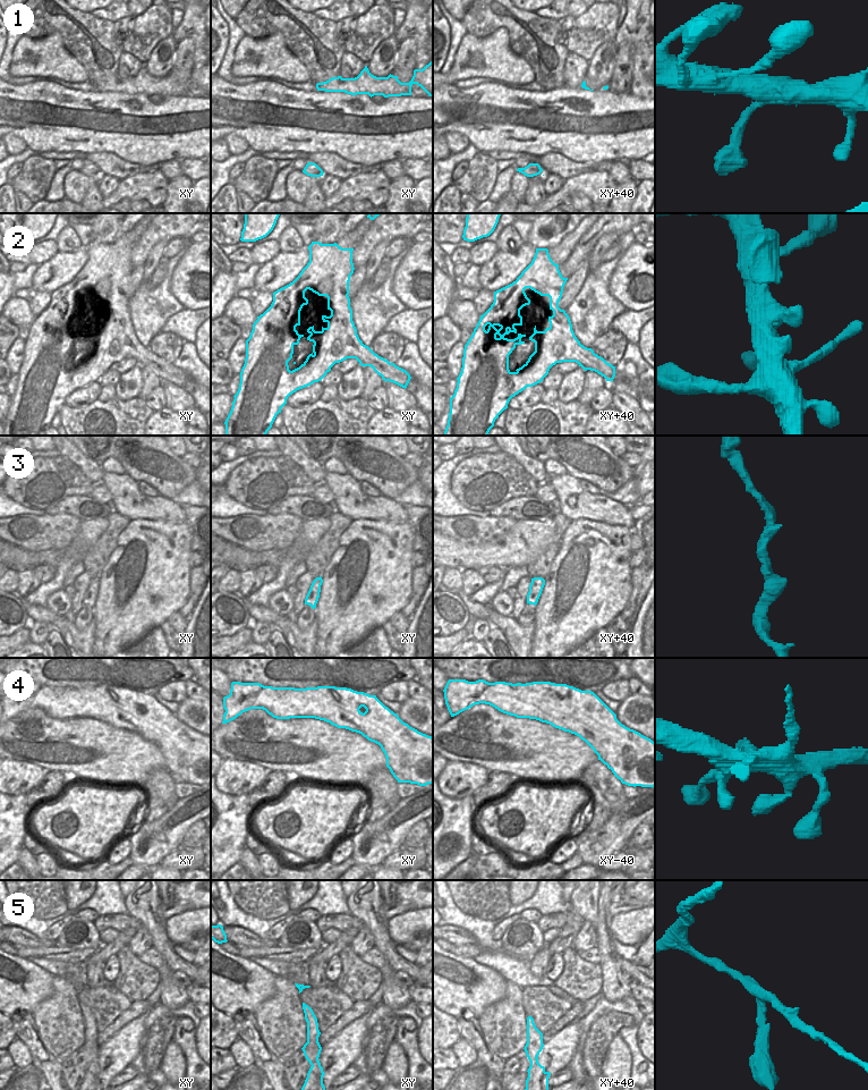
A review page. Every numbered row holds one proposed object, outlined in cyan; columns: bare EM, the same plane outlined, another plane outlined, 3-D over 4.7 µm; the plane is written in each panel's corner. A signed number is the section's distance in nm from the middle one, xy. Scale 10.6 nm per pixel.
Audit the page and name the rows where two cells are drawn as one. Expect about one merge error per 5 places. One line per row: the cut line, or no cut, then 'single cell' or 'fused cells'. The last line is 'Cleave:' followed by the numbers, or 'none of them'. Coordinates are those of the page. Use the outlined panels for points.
1: no cut | single cell
2: no cut | single cell
3: no cut | single cell
4: no cut | single cell
5: no cut | single cell
Cleave: none of them

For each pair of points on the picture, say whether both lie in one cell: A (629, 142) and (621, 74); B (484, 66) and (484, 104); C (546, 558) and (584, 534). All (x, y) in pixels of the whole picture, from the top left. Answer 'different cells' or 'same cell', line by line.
A: different cells
B: different cells
C: different cells

